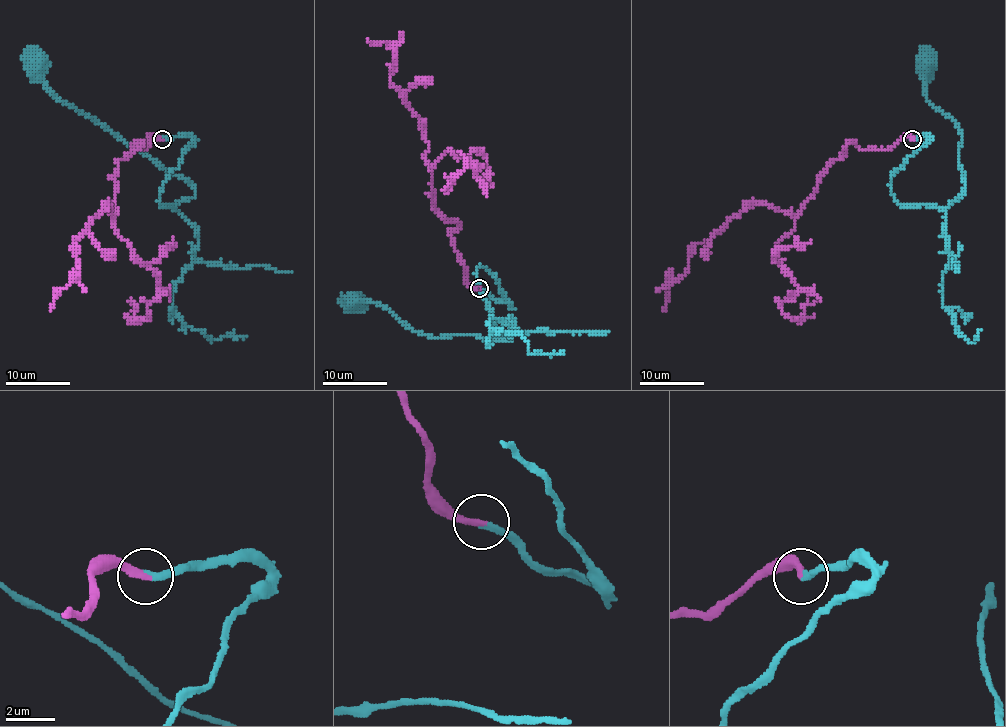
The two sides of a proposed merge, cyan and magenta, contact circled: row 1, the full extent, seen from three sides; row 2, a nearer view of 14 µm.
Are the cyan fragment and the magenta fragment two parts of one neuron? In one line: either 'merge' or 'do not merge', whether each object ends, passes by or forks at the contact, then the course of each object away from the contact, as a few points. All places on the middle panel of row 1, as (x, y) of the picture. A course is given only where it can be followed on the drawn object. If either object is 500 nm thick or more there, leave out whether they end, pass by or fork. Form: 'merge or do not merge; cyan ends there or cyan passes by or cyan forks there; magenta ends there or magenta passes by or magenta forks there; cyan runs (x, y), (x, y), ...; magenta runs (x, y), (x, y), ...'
merge; cyan ends there; magenta ends there; cyan runs (479, 289), (510, 306), (485, 268), (476, 276), (490, 321), (511, 340), (428, 337), (373, 302), (347, 298); magenta runs (479, 287), (468, 281), (450, 236), (456, 223), (436, 208), (423, 123), (390, 83), (394, 47), (366, 37)

